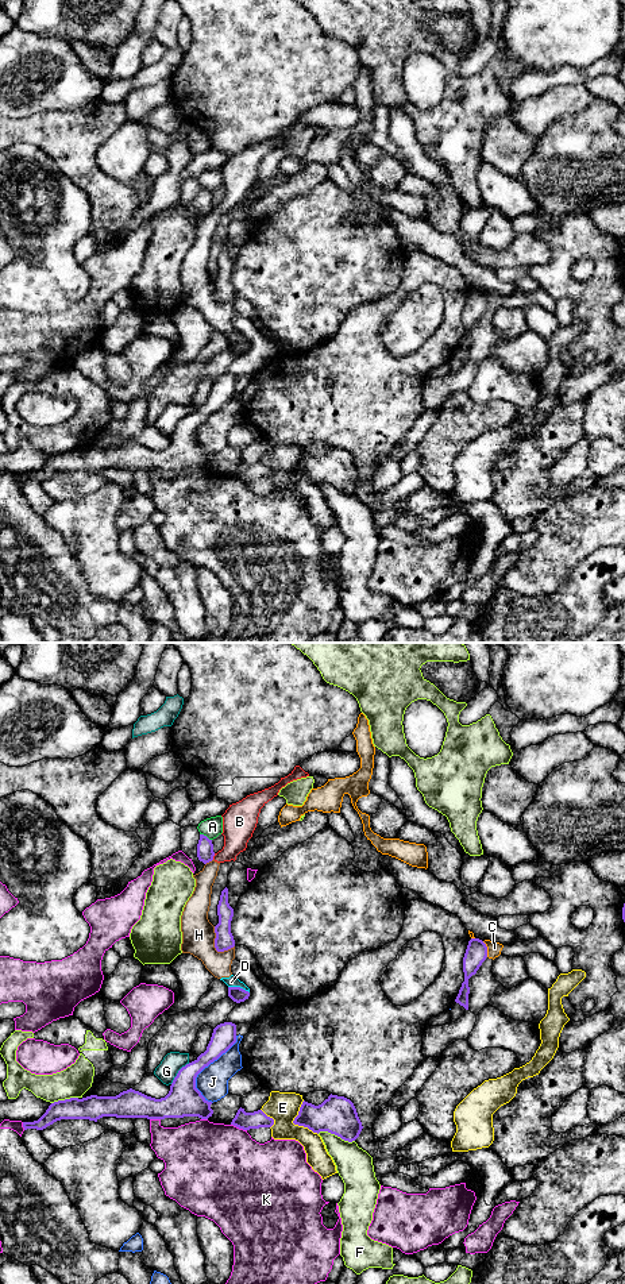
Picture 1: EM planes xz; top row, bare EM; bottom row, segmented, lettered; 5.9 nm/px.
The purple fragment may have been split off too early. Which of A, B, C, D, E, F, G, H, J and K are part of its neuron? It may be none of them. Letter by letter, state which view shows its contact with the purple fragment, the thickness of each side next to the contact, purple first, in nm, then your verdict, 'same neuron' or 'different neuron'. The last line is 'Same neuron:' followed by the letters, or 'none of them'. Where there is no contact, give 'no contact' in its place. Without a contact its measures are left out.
A: contact in xz; calibres 100 and 120 nm; different neuron
B: contact in xz; calibres 100 and 200 nm; different neuron
C: contact in xz; calibres 130 and 80 nm; different neuron
D: contact in xz; calibres 90 and 60 nm; different neuron
E: contact in xz; calibres 220 and 180 nm; different neuron
F: contact in xz; calibres 220 and 220 nm; different neuron
G: contact in xz; calibres 200 and 120 nm; different neuron
H: contact in xz; calibres 110 and 190 nm; different neuron
J: contact in xz; calibres 200 and 190 nm; different neuron
K: contact in xz; calibres 110 and 480 nm; different neuron
Same neuron: none of them

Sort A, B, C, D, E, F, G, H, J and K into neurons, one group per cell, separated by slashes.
A / B D H / C / E / F / G / J / K

